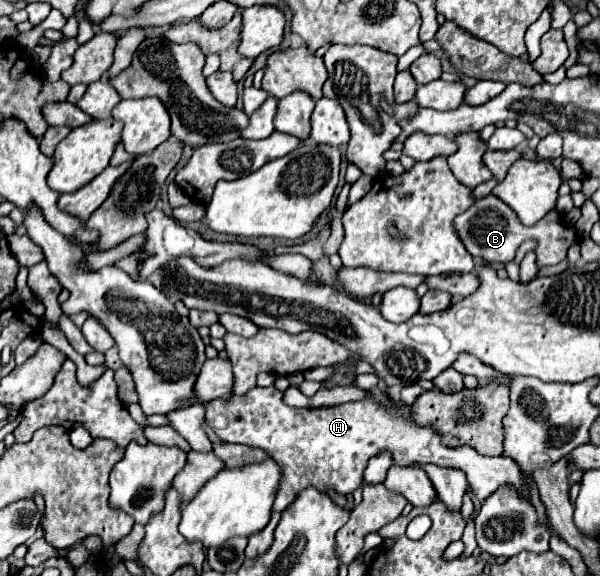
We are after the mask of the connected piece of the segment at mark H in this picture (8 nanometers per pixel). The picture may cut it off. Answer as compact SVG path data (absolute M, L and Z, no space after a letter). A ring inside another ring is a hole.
M253 387L245 395L215 399L215 403L203 403L203 407L207 425L213 427L221 441L259 447L283 465L281 489L273 505L275 511L285 511L307 487L315 487L319 493L333 489L339 495L351 495L361 487L367 461L383 451L389 451L393 463L401 467L409 467L413 463L433 463L439 467L455 467L465 471L469 487L473 487L473 493L481 503L495 493L495 489L513 487L527 503L535 507L537 523L551 525L539 499L537 485L511 457L483 457L469 445L451 449L443 445L443 437L431 425L417 425L411 417L411 407L403 405L401 399L385 395L379 387L369 389L369 393L369 399L349 401L335 407L295 409L283 403L283 393L279 389Z

